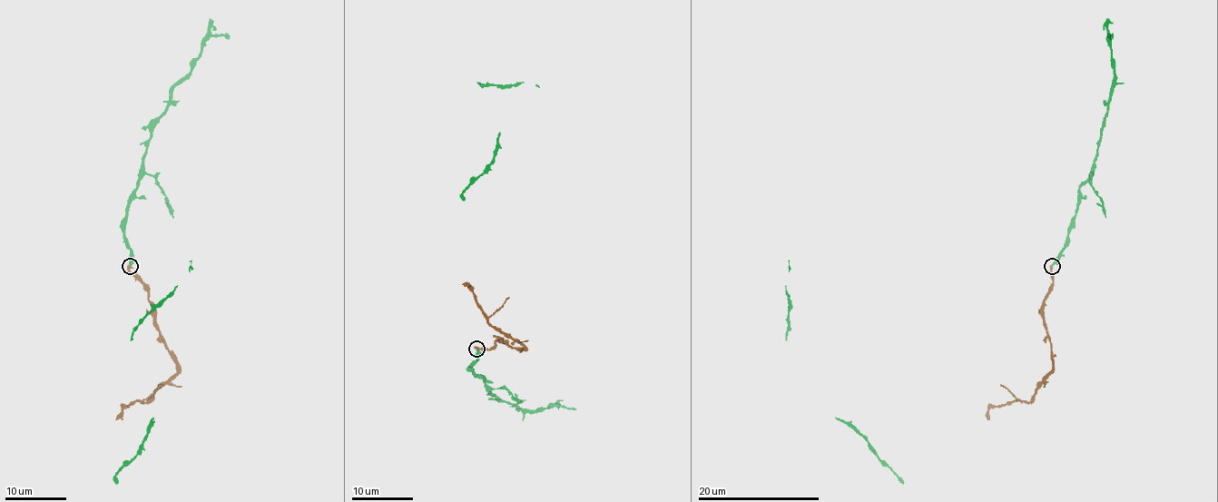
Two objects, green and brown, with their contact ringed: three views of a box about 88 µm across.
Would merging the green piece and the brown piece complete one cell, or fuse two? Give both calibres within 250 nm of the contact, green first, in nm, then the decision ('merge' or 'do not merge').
calibres 260 and 420 nm; merge

